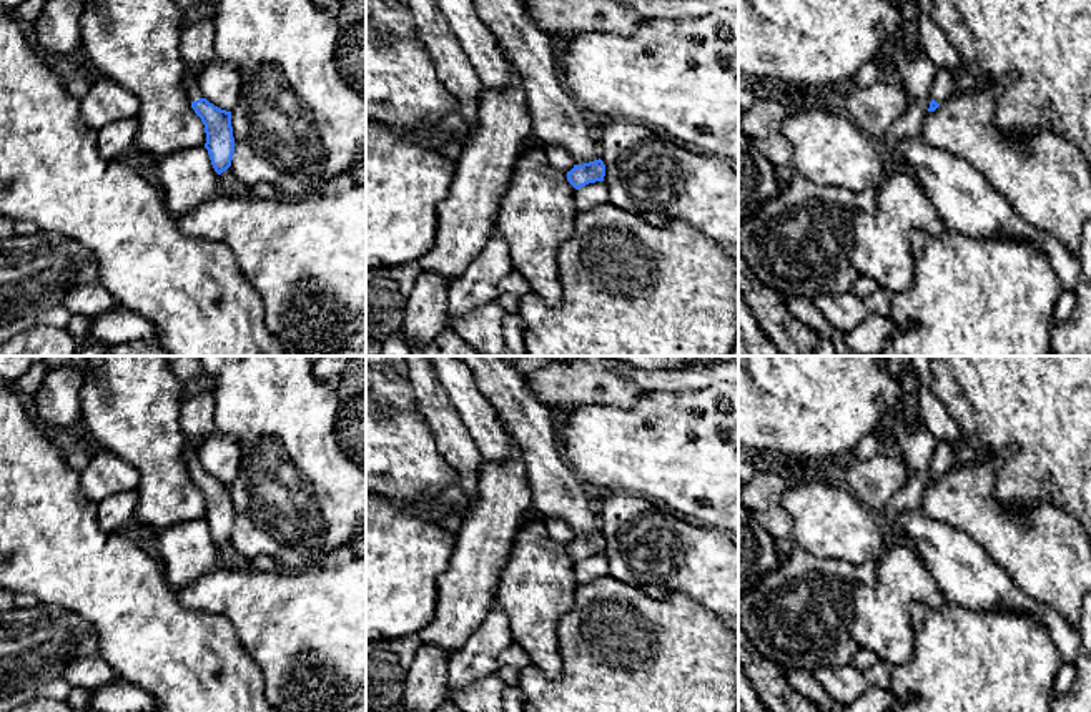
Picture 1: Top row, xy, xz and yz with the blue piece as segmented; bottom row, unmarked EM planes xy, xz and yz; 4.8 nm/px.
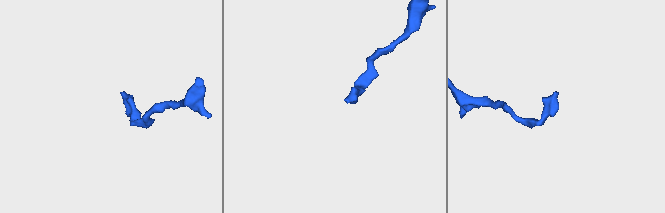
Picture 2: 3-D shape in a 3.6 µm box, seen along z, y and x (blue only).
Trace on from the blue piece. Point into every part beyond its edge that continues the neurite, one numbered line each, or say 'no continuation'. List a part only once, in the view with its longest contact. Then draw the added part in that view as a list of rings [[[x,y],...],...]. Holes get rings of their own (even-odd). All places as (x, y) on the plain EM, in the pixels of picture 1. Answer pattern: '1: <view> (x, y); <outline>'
1: xy (190, 454); [[[186,439],[186,443],[185,443],[183,461],[185,461],[190,474],[196,474],[196,472],[203,471],[203,466],[198,457],[198,447],[191,447],[190,439]]]

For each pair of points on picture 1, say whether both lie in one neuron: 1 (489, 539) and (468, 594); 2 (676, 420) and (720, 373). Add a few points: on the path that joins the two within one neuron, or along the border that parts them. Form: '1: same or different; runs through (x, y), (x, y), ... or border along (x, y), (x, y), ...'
1: same; runs through (481, 553), (471, 581)
2: different; border along (720, 381), (696, 390), (671, 391)

